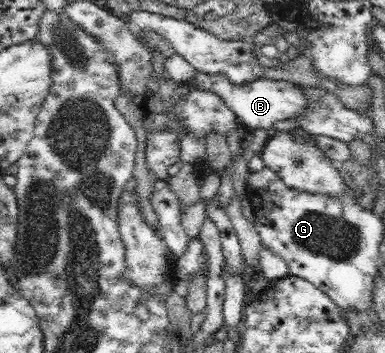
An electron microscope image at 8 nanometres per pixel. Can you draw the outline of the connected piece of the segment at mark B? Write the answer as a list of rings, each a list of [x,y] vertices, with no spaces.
[[[196,72],[188,84],[192,89],[216,92],[226,102],[228,108],[234,111],[238,119],[254,130],[260,128],[270,129],[274,123],[278,123],[282,119],[290,119],[294,115],[300,115],[308,107],[308,98],[306,98],[304,90],[298,84],[292,83],[292,81],[271,80],[260,77],[238,85],[232,83],[225,73],[208,75],[204,72]]]

